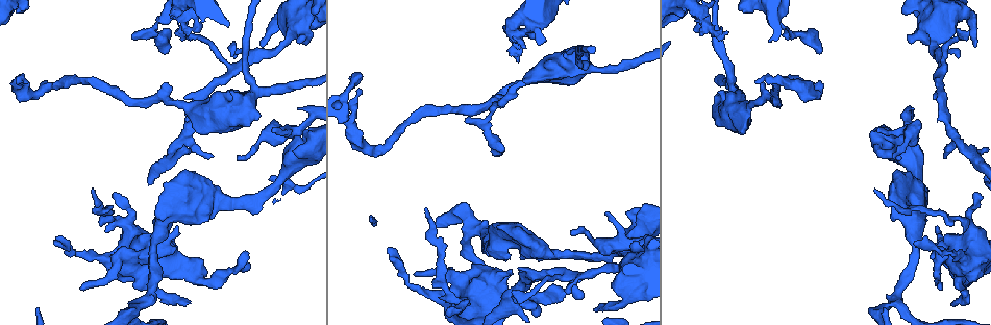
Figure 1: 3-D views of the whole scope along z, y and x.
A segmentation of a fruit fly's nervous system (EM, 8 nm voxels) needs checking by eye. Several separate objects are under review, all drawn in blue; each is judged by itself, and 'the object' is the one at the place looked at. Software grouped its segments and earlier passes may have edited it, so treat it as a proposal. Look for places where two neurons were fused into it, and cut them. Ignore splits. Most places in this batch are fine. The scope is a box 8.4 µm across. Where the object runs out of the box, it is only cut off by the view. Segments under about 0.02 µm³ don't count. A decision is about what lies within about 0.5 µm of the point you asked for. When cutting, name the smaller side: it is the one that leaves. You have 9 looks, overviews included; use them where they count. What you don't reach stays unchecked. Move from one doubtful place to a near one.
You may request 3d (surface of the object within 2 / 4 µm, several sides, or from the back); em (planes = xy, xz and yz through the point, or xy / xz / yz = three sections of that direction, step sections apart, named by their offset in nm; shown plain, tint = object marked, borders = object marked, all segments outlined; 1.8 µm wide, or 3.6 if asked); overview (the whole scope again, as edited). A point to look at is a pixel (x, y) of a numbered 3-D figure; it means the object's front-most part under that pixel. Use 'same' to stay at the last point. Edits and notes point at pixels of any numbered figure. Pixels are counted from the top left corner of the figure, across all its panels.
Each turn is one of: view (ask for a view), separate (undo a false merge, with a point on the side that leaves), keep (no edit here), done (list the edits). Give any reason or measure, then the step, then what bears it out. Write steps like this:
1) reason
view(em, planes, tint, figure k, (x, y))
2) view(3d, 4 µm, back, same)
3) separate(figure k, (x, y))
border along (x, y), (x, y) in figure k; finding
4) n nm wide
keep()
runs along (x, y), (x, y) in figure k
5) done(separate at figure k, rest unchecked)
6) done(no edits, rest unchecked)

sudden change in width
view(3d, 4 µm, figure 1, (176, 267))

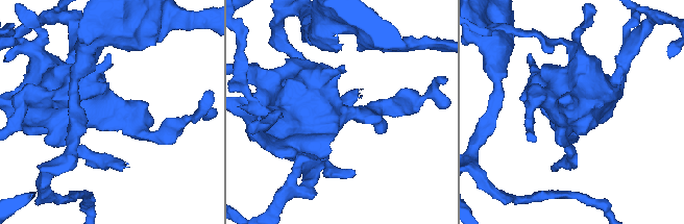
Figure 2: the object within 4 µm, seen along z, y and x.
need the tissue
view(em, 3.6 µm, planes, tint, figure 2, (108, 112))

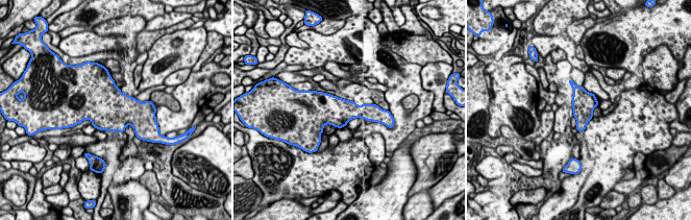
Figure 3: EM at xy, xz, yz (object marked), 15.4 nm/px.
keep()
one neuron here

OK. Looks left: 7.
calibre changes
view(em, planes, borders, figure 1, (914, 226))

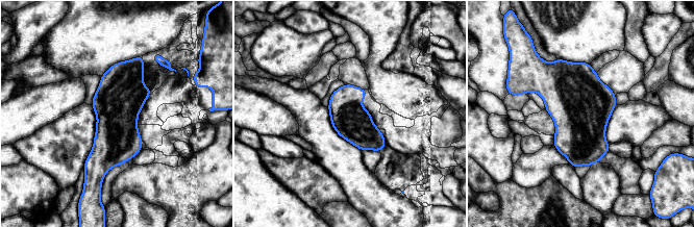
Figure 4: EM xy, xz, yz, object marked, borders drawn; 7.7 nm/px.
keep()
runs along (141, 59), (95, 175) in figure 4; one neuron here

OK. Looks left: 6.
calibre changes
view(3d, 2 µm, figure 1, (153, 34))

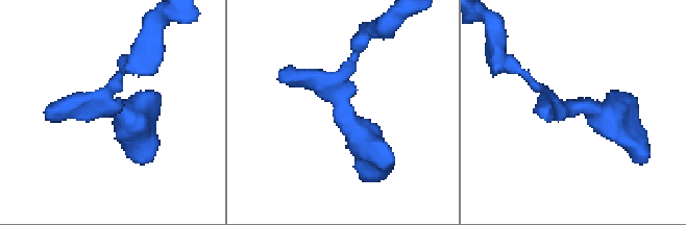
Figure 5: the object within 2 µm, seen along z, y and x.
need the tissue
view(em, planes, borders, figure 5, (112, 104))

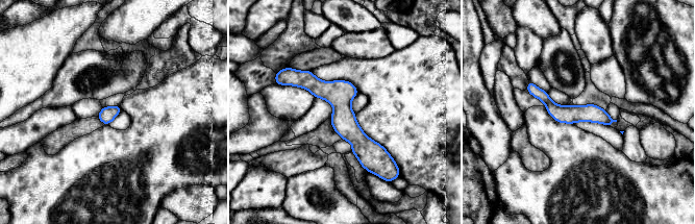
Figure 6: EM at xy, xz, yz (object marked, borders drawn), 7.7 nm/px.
120 nm wide
keep()
runs along (292, 79), (324, 90), (345, 125), (388, 156) in figure 6; all the same neuron

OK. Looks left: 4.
thick turns thin
view(em, planes, tint, figure 1, (271, 133))

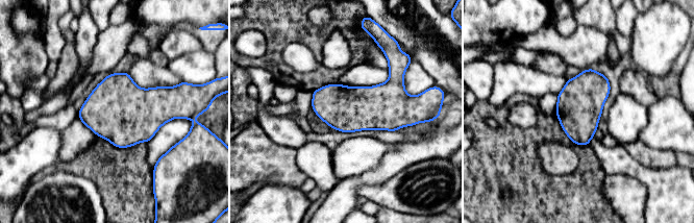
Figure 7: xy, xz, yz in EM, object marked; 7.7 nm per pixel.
keep()
continuous, no second neuron

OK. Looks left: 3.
done(no edits, rest unchecked)

